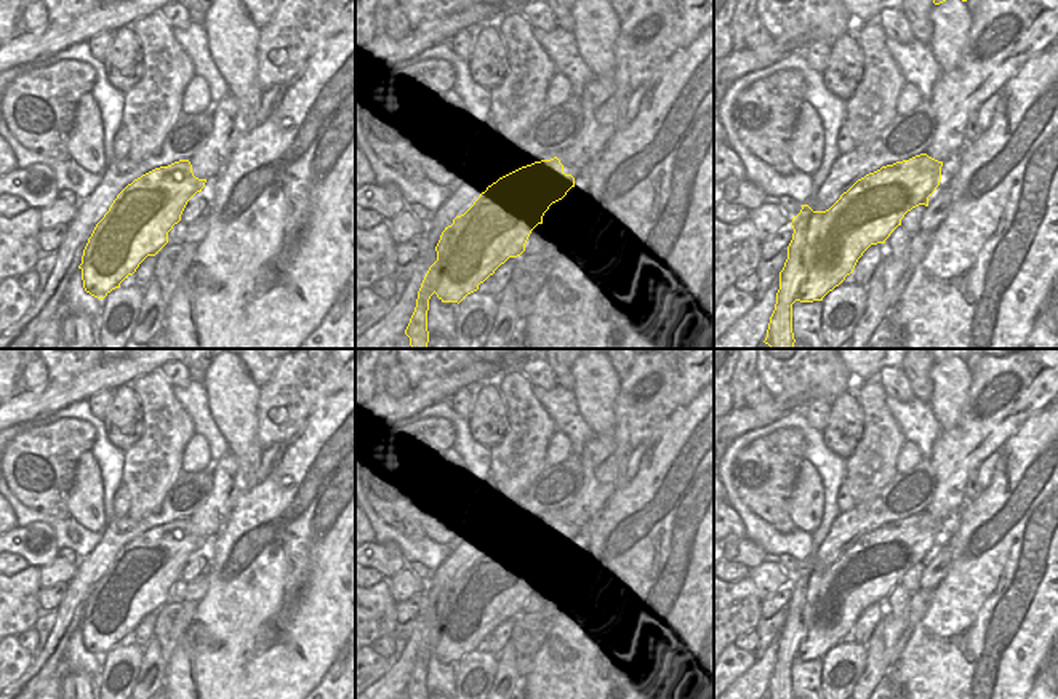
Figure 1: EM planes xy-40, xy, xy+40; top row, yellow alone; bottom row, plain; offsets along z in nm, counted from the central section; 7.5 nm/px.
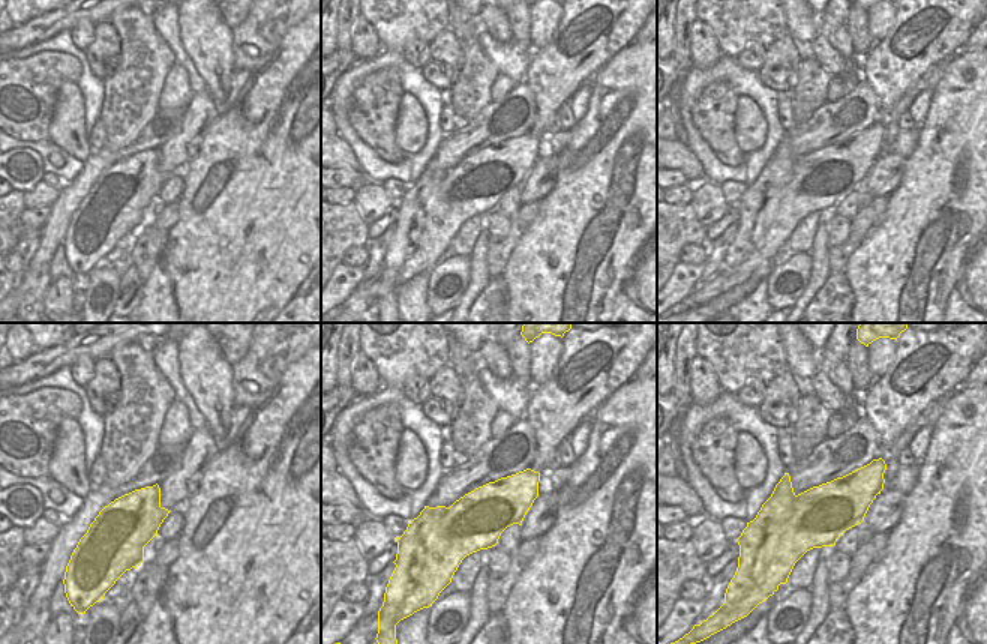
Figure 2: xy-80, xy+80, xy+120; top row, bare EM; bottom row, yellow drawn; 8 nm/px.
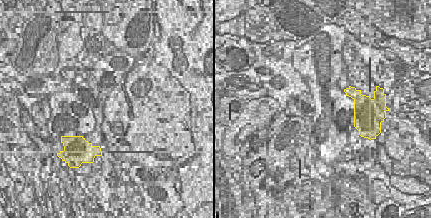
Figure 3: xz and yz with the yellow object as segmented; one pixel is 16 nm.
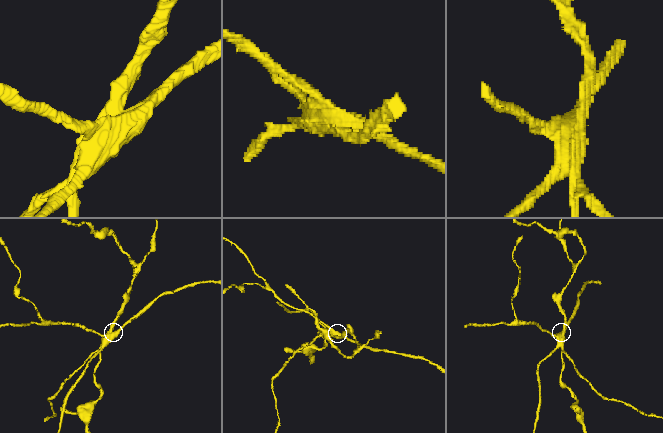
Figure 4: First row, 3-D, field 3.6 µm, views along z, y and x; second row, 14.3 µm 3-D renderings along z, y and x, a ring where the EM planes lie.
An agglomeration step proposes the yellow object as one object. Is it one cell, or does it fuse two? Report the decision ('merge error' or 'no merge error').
merge error

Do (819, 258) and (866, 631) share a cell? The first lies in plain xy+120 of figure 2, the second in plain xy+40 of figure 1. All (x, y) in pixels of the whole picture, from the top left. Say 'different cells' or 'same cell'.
different cells

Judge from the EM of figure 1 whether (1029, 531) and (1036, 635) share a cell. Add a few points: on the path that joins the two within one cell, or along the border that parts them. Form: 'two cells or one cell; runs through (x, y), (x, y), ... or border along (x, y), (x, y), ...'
one cell; runs through (1029, 557), (1033, 610)

